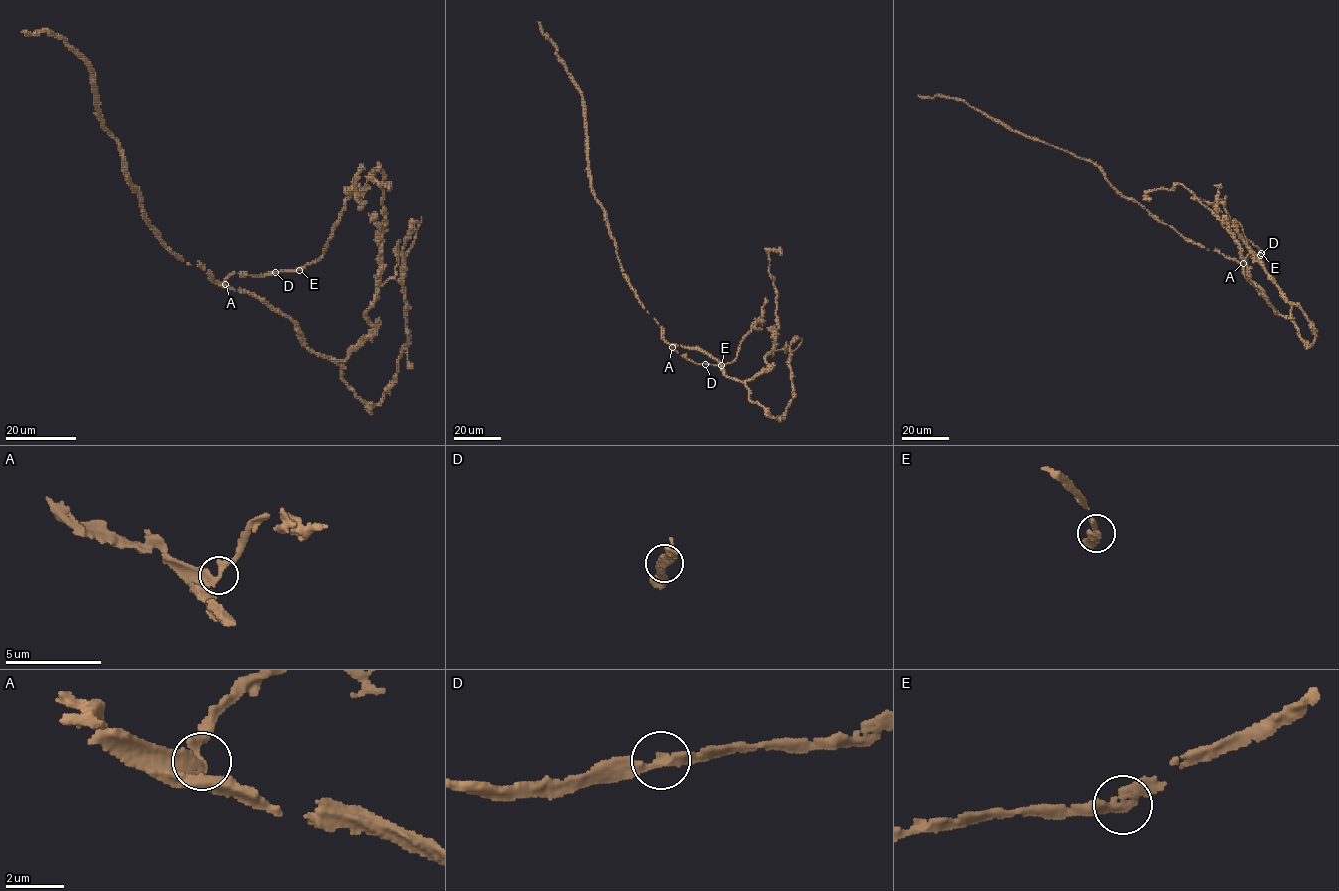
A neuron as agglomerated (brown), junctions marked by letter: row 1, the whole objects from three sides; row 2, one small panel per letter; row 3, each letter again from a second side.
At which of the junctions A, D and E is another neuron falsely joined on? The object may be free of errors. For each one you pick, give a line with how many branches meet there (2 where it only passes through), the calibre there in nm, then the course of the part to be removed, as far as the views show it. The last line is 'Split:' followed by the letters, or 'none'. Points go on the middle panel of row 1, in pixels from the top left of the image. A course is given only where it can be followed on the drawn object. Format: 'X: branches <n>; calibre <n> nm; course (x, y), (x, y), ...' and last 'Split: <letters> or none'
Split: none

